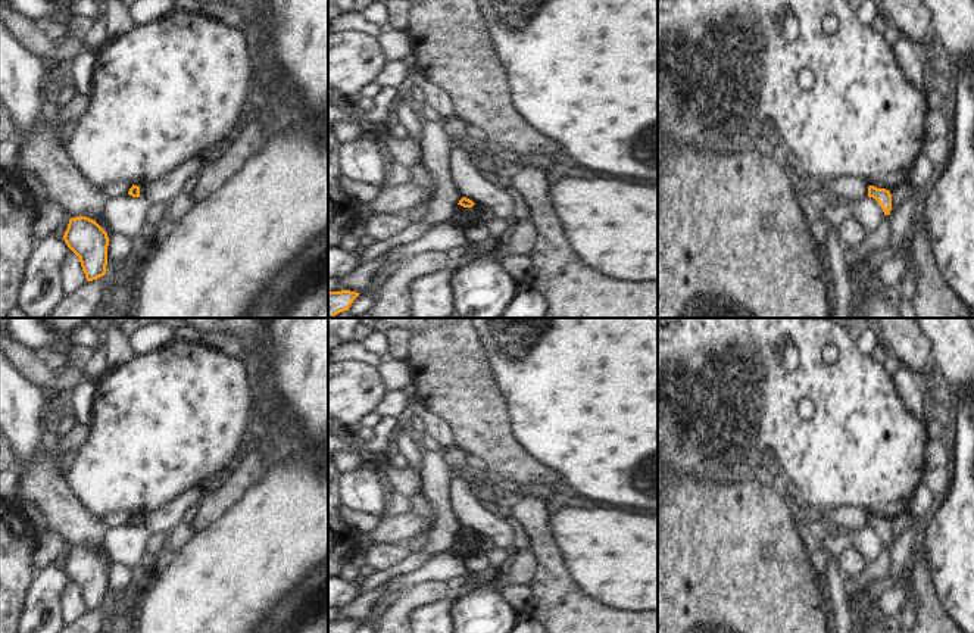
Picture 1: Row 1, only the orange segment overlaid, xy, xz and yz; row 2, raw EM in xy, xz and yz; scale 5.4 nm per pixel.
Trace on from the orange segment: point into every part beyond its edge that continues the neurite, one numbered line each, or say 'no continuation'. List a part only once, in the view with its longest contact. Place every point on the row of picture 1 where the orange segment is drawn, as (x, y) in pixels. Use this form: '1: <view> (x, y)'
no continuation

